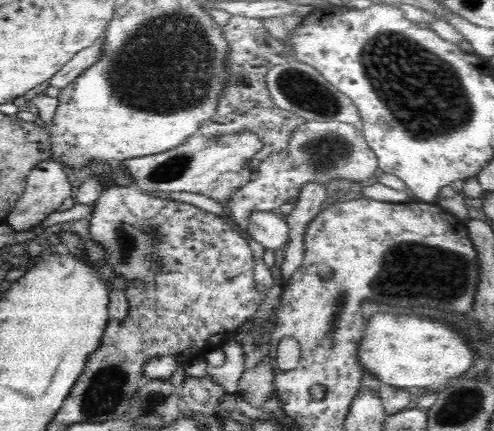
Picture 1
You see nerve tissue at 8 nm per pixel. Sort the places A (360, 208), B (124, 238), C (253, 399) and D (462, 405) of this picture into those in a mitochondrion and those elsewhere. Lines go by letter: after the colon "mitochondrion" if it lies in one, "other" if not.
A: other
B: mitochondrion
C: other
D: mitochondrion

